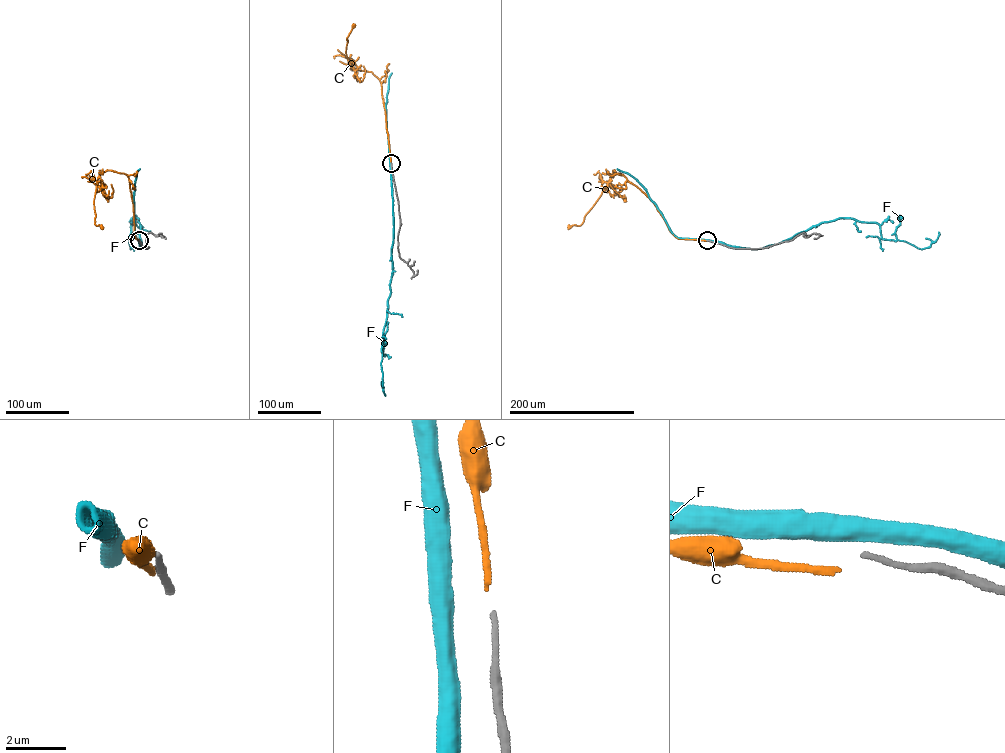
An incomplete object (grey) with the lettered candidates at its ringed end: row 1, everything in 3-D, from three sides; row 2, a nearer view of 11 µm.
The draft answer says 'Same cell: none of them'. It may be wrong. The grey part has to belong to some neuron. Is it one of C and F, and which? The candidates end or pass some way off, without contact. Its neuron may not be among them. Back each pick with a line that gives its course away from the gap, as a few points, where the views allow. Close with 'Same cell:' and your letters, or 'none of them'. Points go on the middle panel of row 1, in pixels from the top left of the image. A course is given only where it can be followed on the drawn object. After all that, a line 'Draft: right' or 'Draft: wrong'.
Same cell: none of them
Draft: right

